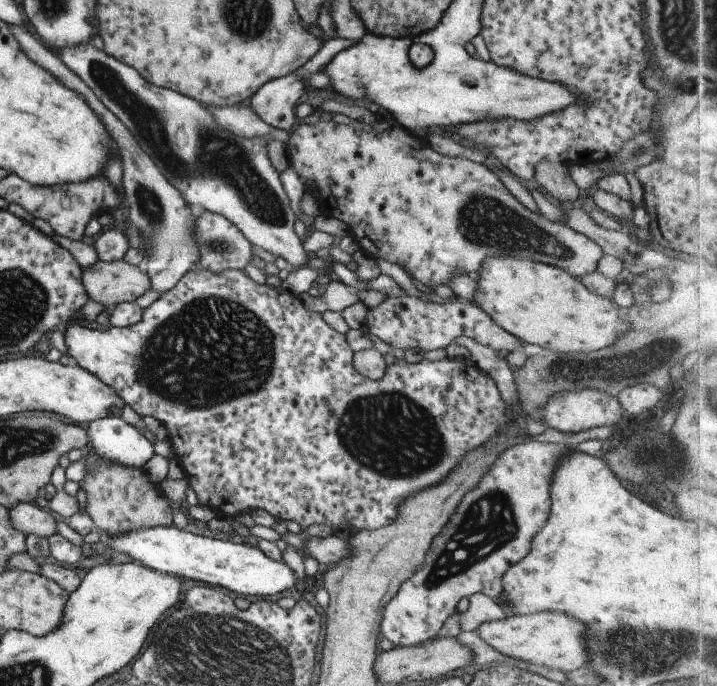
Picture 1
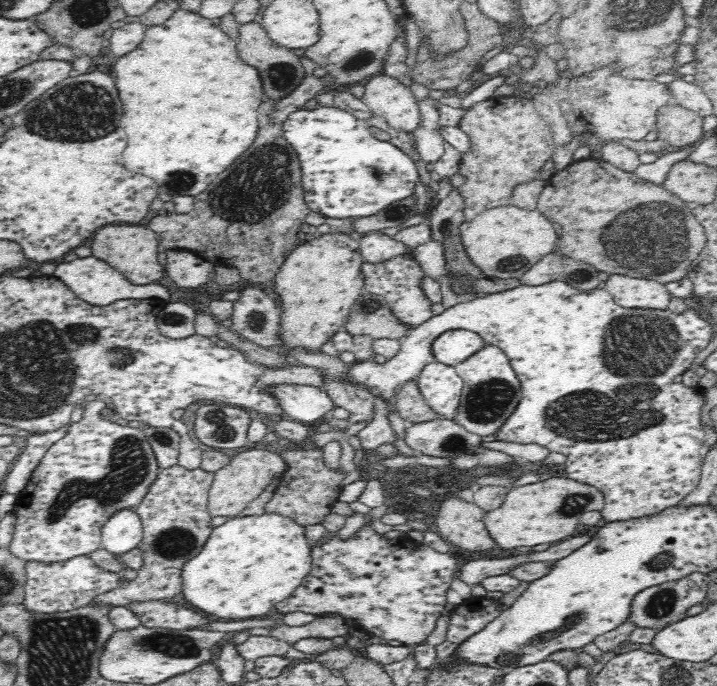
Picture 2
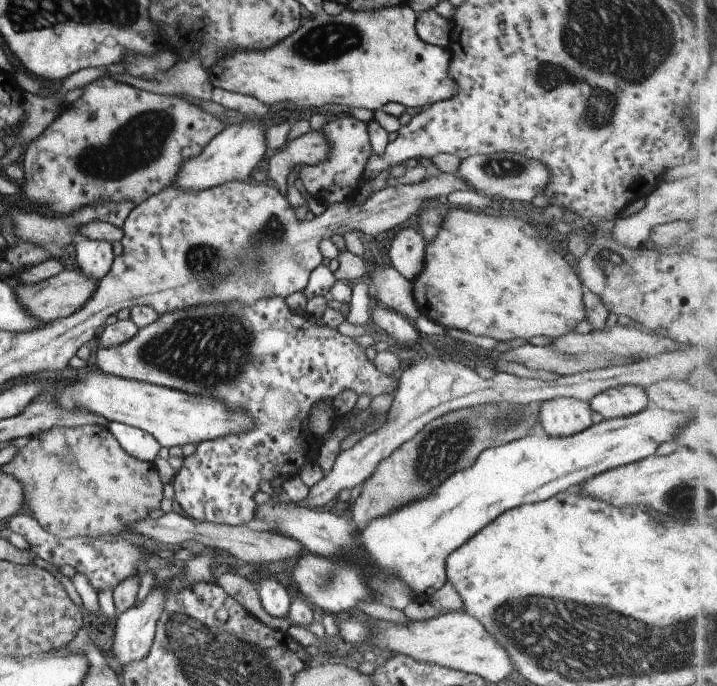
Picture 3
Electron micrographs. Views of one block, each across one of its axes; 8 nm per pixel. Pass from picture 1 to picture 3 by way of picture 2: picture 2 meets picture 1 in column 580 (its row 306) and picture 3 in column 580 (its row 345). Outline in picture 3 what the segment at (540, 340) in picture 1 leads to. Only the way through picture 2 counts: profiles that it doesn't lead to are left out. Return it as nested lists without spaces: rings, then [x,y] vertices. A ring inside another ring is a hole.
[[[460,207],[449,208],[445,220],[441,222],[441,228],[437,230],[437,236],[431,240],[431,242],[424,242],[423,244],[423,268],[419,272],[419,276],[409,282],[412,284],[411,294],[413,300],[415,300],[415,306],[420,315],[427,316],[431,319],[431,322],[435,324],[439,323],[441,326],[448,328],[457,328],[457,330],[465,331],[475,336],[487,336],[494,338],[497,341],[513,340],[513,338],[523,338],[523,340],[529,340],[529,338],[559,338],[564,334],[573,330],[581,320],[585,319],[585,302],[586,293],[579,279],[575,276],[575,272],[571,269],[571,266],[563,260],[563,258],[545,242],[544,238],[541,238],[531,224],[527,224],[525,219],[519,219],[515,216],[491,216],[487,214],[477,213],[475,210],[463,209]]]

